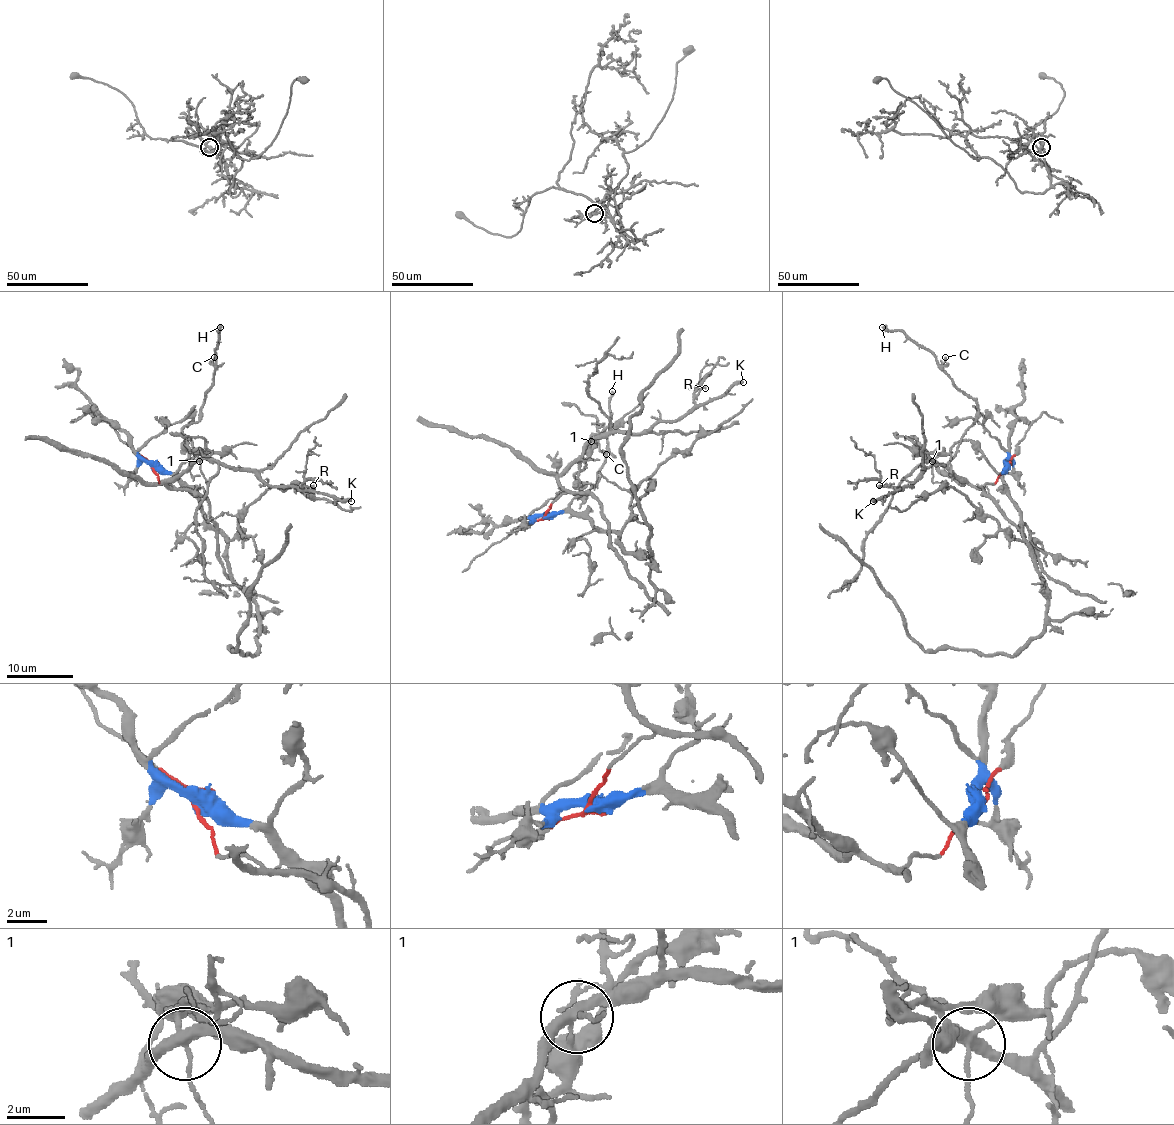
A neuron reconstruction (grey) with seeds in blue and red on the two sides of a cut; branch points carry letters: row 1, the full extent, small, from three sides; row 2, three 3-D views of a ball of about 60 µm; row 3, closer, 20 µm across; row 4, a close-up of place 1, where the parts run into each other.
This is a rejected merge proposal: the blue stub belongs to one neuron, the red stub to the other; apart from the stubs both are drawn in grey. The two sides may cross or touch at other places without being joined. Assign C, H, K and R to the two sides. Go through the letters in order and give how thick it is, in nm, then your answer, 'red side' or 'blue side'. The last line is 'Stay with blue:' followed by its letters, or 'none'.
C: 130 nm | red side
H: 340 nm | red side
K: 360 nm | red side
R: 90 nm | red side
Stay with blue: none

